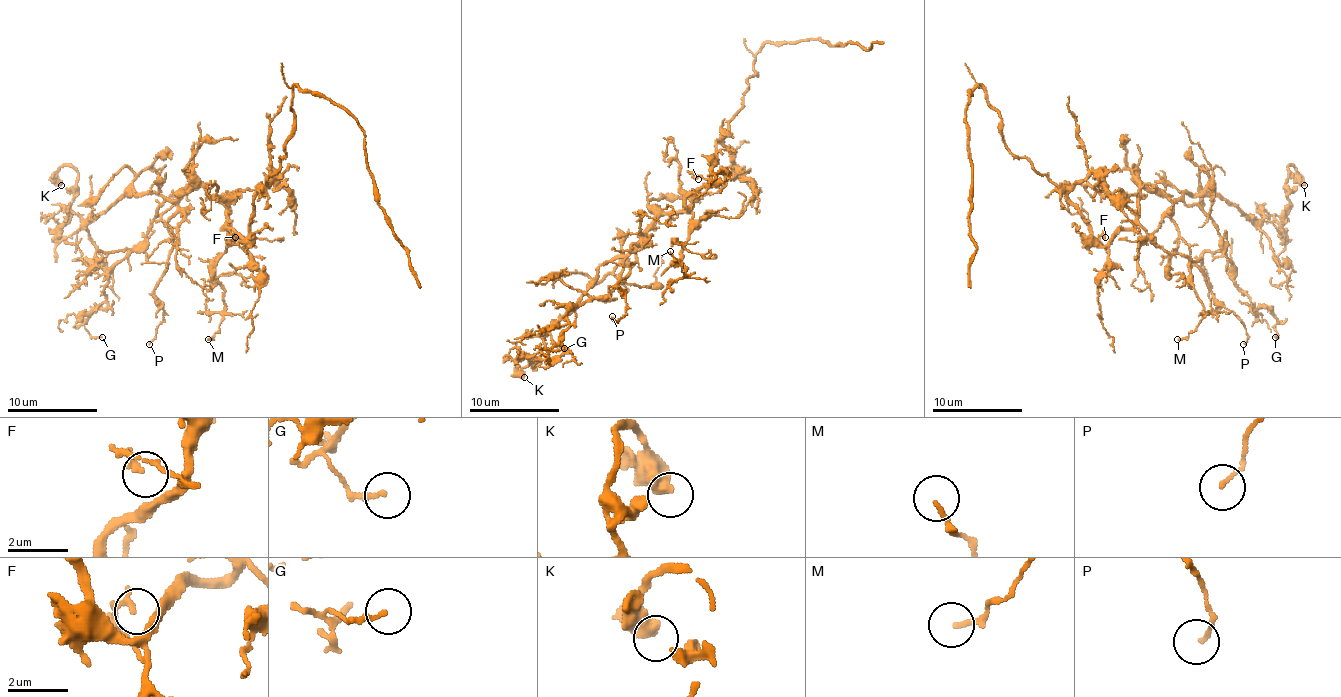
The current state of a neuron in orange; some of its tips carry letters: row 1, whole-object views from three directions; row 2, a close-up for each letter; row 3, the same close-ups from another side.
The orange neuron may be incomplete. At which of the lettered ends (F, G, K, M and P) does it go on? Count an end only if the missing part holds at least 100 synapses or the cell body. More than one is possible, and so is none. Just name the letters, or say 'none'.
none

